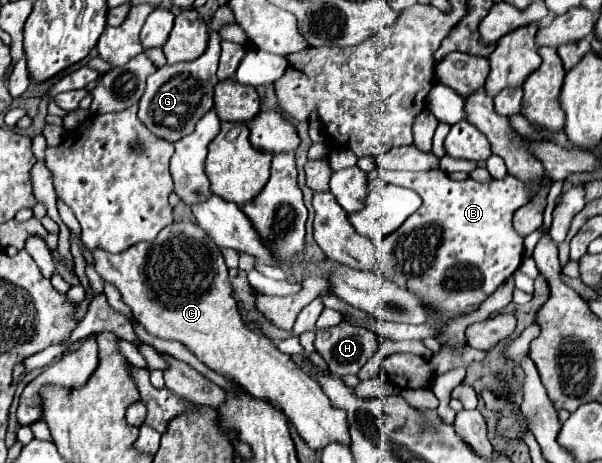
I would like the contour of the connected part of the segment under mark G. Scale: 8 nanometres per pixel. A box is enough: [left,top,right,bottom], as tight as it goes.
[139,33,221,143]

